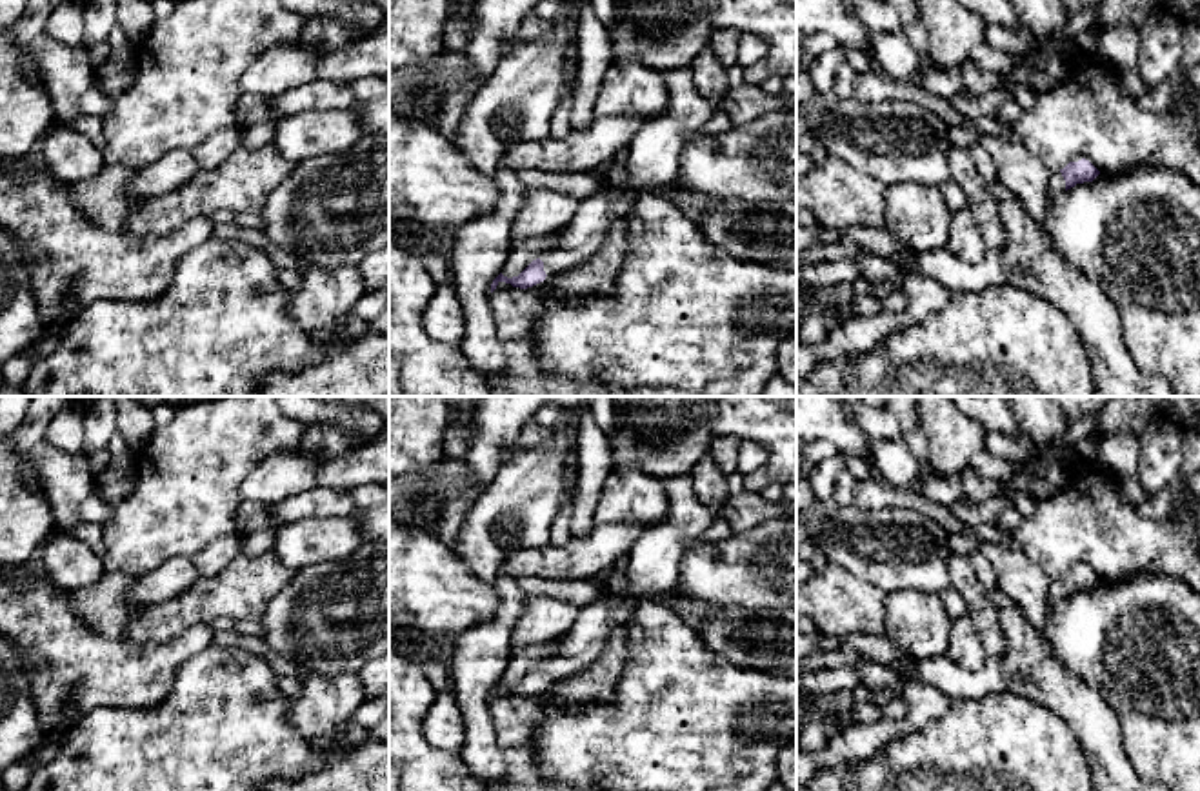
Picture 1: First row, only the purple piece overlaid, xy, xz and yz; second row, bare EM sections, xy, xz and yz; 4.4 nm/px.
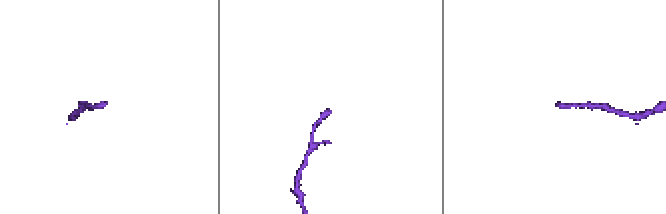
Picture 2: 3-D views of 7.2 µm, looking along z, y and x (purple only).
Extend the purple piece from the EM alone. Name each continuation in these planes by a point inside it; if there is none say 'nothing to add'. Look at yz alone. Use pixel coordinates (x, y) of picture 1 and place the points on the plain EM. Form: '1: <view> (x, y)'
1: yz (1057, 591)

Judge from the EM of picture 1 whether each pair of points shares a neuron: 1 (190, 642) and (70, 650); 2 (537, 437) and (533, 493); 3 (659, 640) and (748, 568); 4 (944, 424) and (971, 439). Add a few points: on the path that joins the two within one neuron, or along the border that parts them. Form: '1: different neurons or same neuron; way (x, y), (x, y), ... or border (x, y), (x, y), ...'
1: same neuron; way (160, 660), (99, 662)
2: different neurons; border (551, 431), (540, 444), (519, 451), (502, 464)
3: different neurons; border (668, 599), (679, 608)
4: same neuron; way (951, 431), (957, 437), (964, 437)

